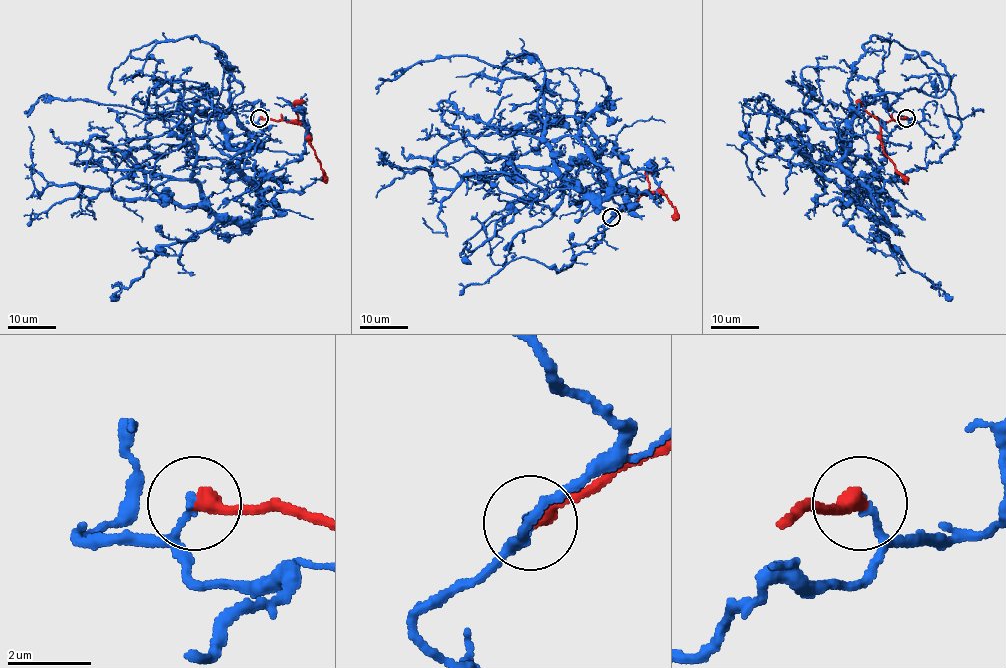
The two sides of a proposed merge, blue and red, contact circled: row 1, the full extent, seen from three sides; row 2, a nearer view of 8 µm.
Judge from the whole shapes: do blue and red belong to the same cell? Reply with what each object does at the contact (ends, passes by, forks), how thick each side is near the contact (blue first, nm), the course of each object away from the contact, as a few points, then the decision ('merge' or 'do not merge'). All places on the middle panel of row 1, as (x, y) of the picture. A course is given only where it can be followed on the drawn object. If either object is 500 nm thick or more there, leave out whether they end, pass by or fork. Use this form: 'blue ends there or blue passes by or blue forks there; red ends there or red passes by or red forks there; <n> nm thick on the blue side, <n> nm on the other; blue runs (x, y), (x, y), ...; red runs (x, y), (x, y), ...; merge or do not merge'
blue ends there; red ends there; 140 nm thick on the blue side, 400 nm on the other; blue runs (611, 217), (599, 153), (609, 191), (584, 196), (547, 143), (540, 88), (516, 72), (449, 55), (377, 93); red runs (611, 217), (627, 210), (641, 196), (659, 192), (666, 196), (678, 218); do not merge

